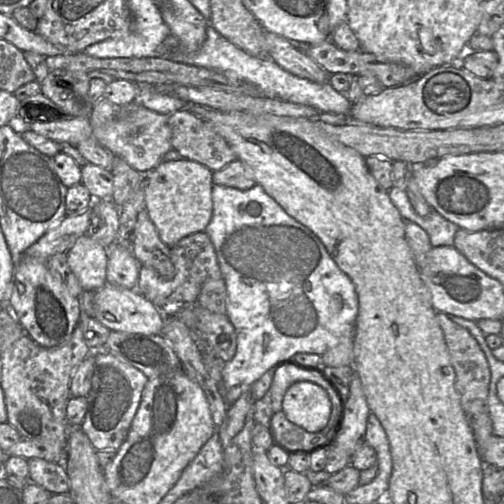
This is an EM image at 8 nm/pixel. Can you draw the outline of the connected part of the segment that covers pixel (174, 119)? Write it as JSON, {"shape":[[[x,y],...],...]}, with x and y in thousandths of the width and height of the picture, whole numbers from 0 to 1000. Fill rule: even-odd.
{"shape":[[[373,214],[335,228],[341,296],[363,315],[403,325],[421,341],[438,337],[470,310],[425,254]]]}

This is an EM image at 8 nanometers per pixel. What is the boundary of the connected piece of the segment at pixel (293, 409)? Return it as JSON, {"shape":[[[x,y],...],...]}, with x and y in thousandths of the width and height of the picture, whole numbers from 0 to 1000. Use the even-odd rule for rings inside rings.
{"shape":[[[615,756],[581,760],[567,776],[560,813],[567,829],[611,857],[637,855],[657,825],[649,776]]]}

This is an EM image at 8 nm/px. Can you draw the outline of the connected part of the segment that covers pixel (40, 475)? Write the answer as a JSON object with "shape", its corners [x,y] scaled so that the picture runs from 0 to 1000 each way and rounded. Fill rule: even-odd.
{"shape":[[[83,909],[58,911],[58,952],[101,980],[137,978],[137,946],[125,919],[107,919]]]}

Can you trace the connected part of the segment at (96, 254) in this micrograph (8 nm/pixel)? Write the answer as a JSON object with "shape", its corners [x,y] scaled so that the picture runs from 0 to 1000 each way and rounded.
{"shape":[[[167,464],[131,504],[135,526],[165,575],[190,577],[212,562],[214,492]]]}

